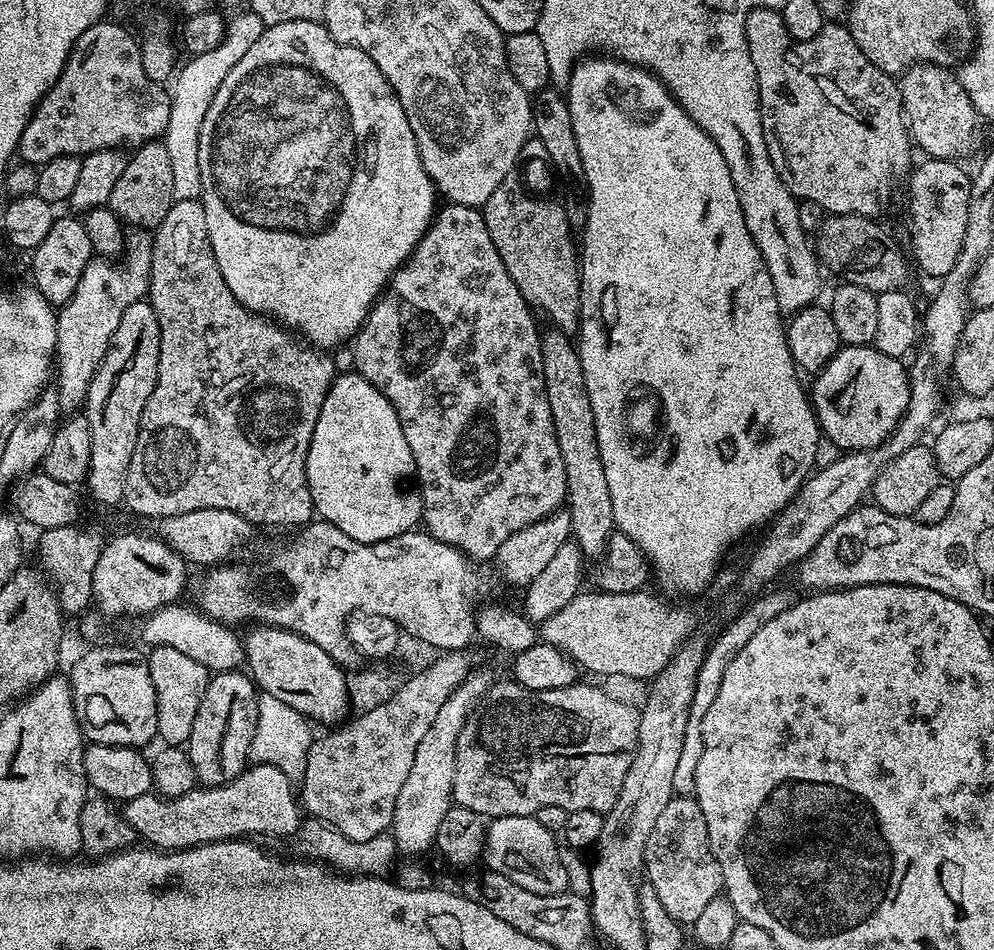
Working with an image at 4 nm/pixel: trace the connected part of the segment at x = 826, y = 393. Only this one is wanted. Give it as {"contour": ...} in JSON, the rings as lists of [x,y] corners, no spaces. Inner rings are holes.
{"contour":[[[844,346],[840,351],[836,352],[829,360],[828,363],[815,373],[814,379],[816,380],[810,384],[810,399],[812,401],[812,407],[816,414],[816,423],[820,425],[820,431],[830,442],[834,442],[837,449],[851,450],[854,452],[864,452],[867,448],[876,448],[883,440],[886,440],[890,433],[898,426],[902,417],[904,417],[904,411],[908,408],[910,403],[910,390],[912,389],[910,383],[910,372],[906,367],[904,368],[905,361],[895,356],[887,356],[882,354],[874,346]]]}

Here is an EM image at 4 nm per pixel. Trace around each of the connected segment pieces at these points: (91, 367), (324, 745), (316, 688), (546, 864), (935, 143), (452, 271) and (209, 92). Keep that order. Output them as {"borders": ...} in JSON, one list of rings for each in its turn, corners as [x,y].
{"borders":[[[[129,231],[123,255],[117,260],[93,258],[86,270],[82,270],[78,290],[74,290],[70,302],[57,311],[54,390],[58,394],[61,413],[72,414],[85,407],[88,383],[94,378],[114,338],[114,330],[118,330],[118,322],[122,322],[122,314],[126,314],[126,306],[147,297],[152,273],[153,241],[147,231]]],[[[464,650],[444,652],[426,670],[409,675],[408,681],[401,688],[399,685],[388,700],[369,712],[360,712],[353,724],[341,723],[325,731],[328,732],[325,736],[317,735],[313,739],[302,783],[309,798],[320,803],[318,816],[323,823],[354,842],[364,842],[391,829],[398,790],[402,790],[402,782],[406,782],[410,766],[414,766],[414,750],[418,750],[418,742],[422,742],[426,730],[430,730],[430,722],[434,722],[438,710],[442,710],[442,702],[446,702],[446,698],[450,698],[450,694],[454,694],[458,685],[473,671],[474,664],[468,654]]],[[[252,626],[247,632],[243,637],[244,659],[247,671],[260,692],[282,698],[286,706],[294,706],[294,710],[298,710],[298,714],[302,714],[309,721],[321,720],[322,723],[328,724],[324,726],[339,725],[347,717],[344,715],[350,711],[349,677],[345,669],[341,668],[334,658],[330,658],[326,650],[322,650],[322,646],[310,642],[296,632],[287,632],[286,629],[275,626]]],[[[497,816],[485,827],[483,867],[489,872],[506,874],[510,882],[539,896],[553,896],[565,891],[568,872],[556,849],[557,837],[542,826],[535,816]]],[[[914,64],[899,77],[898,83],[908,131],[925,157],[960,162],[975,150],[978,113],[955,71],[940,64]]],[[[445,203],[432,217],[428,231],[420,239],[412,255],[388,281],[387,288],[380,293],[380,297],[368,311],[368,317],[350,344],[352,360],[356,363],[353,364],[355,371],[390,401],[398,414],[402,434],[406,434],[406,446],[410,446],[416,463],[414,476],[418,481],[420,499],[424,502],[423,527],[428,535],[438,542],[449,544],[451,548],[460,549],[472,562],[491,561],[498,546],[502,546],[502,542],[506,542],[510,534],[518,534],[518,530],[551,516],[565,503],[568,494],[566,466],[563,465],[562,451],[558,448],[558,434],[554,434],[554,418],[550,414],[550,402],[546,398],[542,374],[542,332],[541,329],[536,329],[535,319],[537,317],[533,309],[524,301],[524,293],[520,291],[514,278],[510,278],[494,246],[494,238],[490,238],[490,230],[486,230],[483,211],[480,208]]],[[[197,55],[188,58],[185,64],[183,61],[175,80],[176,89],[173,87],[170,92],[170,122],[162,137],[164,145],[170,150],[170,166],[173,167],[172,195],[176,200],[200,200],[202,166],[199,162],[199,150],[202,122],[206,122],[206,110],[210,110],[214,94],[218,94],[216,84],[222,86],[223,80],[212,80],[212,60],[199,60]]]]}

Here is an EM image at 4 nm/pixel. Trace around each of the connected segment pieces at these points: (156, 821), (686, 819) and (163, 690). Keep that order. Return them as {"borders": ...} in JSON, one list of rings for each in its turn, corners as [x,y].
{"borders":[[[[253,763],[241,776],[217,788],[195,786],[172,799],[159,794],[139,796],[123,805],[122,815],[137,837],[156,850],[197,848],[199,844],[213,844],[219,840],[260,838],[256,836],[291,837],[302,823],[292,784],[282,770],[269,764]]],[[[673,795],[662,810],[654,831],[648,835],[642,869],[647,883],[652,884],[659,901],[670,918],[681,926],[692,926],[706,904],[722,892],[720,867],[712,853],[706,834],[706,818],[702,818],[702,806],[691,795]]],[[[155,646],[146,657],[148,673],[154,682],[154,694],[158,706],[157,733],[166,740],[170,746],[187,745],[190,730],[194,730],[194,718],[198,714],[198,706],[202,706],[202,694],[206,694],[206,686],[210,673],[202,662],[194,662],[174,646]]]]}

